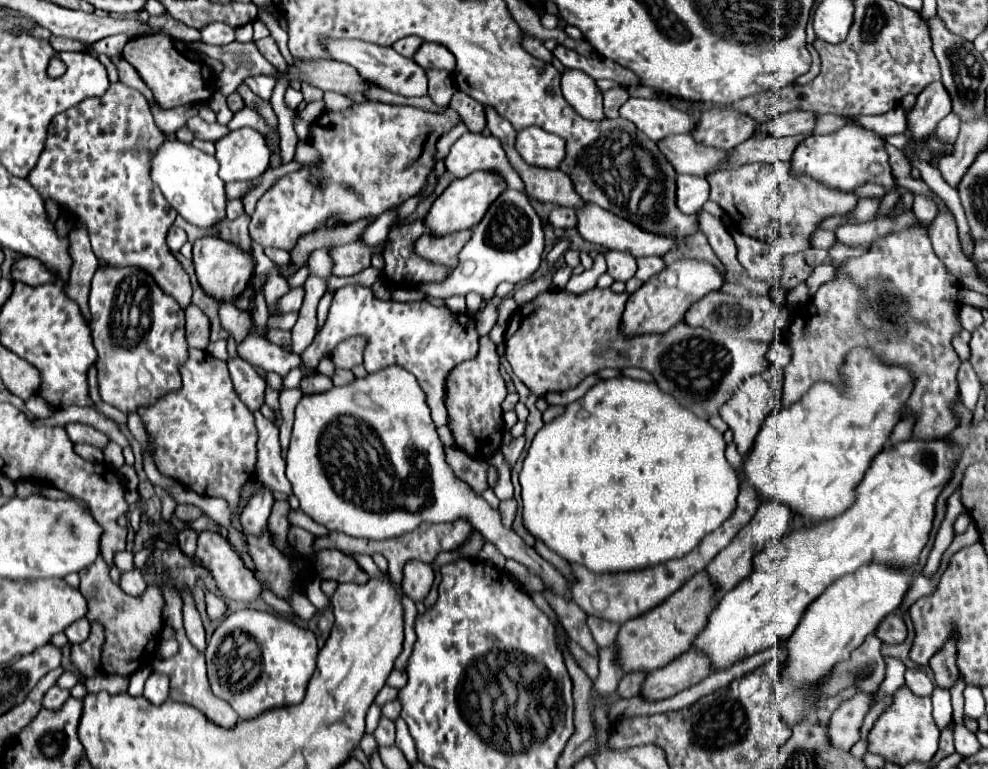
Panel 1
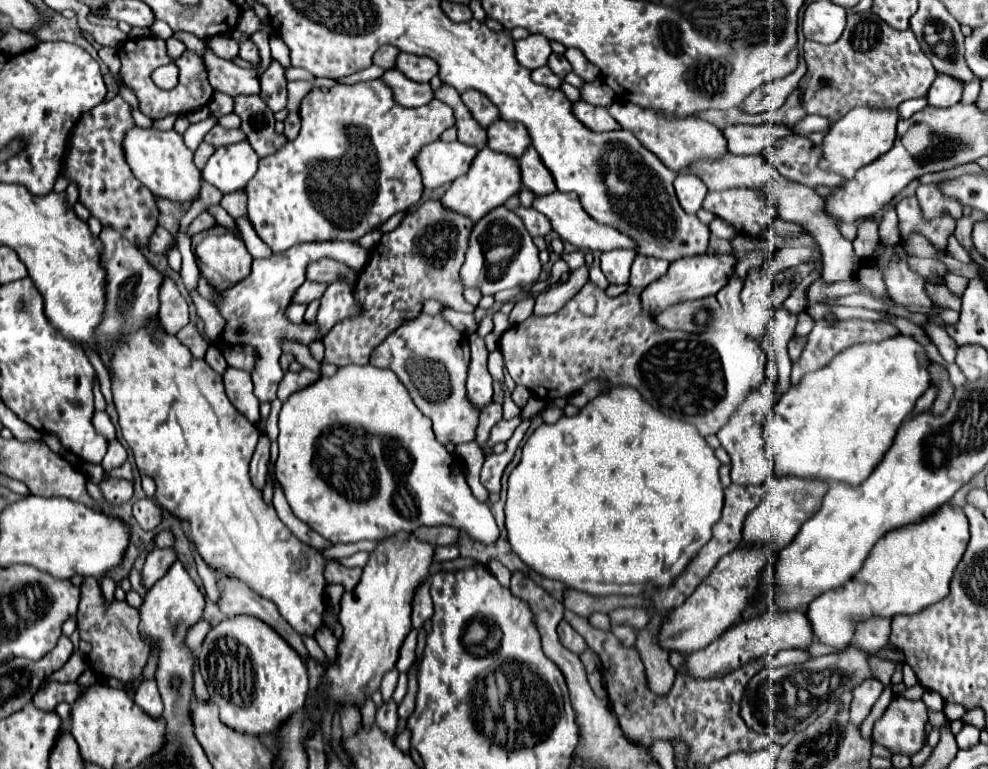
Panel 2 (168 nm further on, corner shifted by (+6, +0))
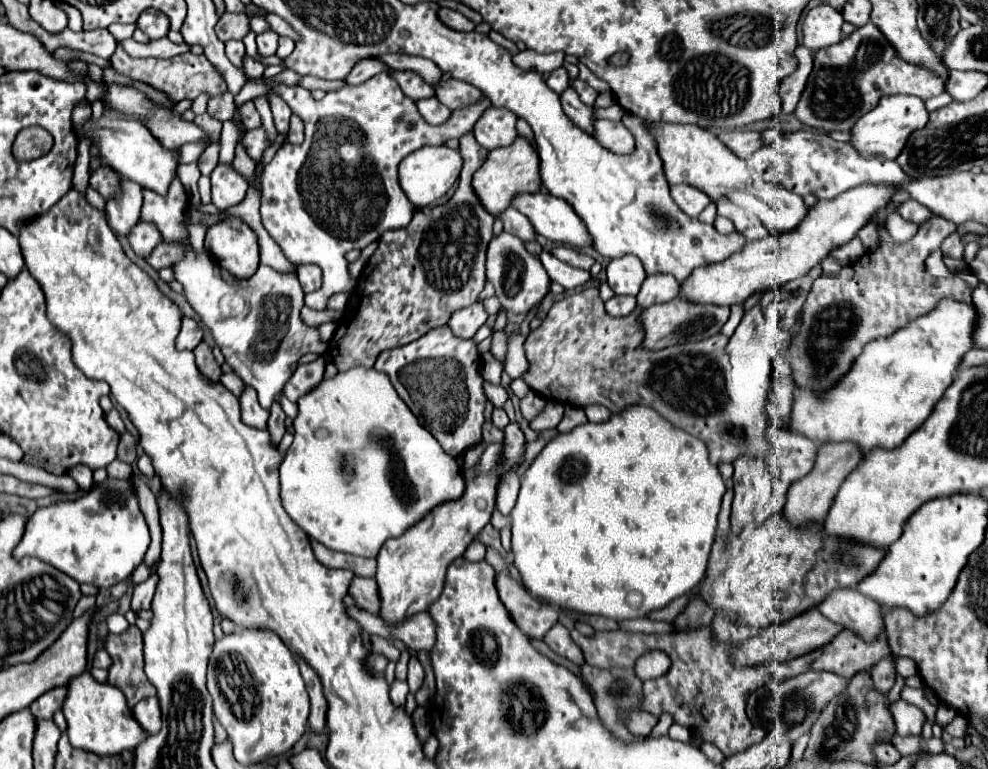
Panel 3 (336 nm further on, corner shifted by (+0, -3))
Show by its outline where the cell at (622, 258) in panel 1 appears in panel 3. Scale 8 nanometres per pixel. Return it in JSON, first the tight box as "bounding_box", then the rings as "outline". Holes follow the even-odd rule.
{"bounding_box":[607,255,647,295],"outline":[[[625,255],[607,265],[607,283],[615,295],[637,295],[647,273],[637,257]]]}

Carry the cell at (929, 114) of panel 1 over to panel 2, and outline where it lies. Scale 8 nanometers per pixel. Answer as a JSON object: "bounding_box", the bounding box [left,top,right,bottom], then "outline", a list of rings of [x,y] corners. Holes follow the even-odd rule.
{"bounding_box":[927,74,963,108],"outline":[[[937,74],[935,82],[931,84],[931,88],[927,92],[927,102],[929,102],[929,106],[935,106],[935,108],[953,106],[959,102],[961,90],[963,90],[963,84],[959,80],[945,76],[945,74]]]}

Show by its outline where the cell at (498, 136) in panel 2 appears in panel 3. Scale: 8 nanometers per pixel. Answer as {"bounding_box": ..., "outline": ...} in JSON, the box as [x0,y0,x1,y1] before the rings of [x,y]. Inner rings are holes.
{"bounding_box":[473,107,517,151],"outline":[[[489,107],[483,111],[479,121],[473,127],[473,135],[481,147],[487,151],[497,147],[507,147],[515,141],[517,129],[515,129],[517,115],[507,109],[495,109]]]}

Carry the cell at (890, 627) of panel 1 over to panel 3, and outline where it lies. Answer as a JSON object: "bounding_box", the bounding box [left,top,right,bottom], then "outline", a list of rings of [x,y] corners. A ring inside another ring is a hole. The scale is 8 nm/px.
{"bounding_box":[817,587,883,641],"outline":[[[839,587],[837,591],[827,593],[817,609],[827,619],[841,623],[845,629],[857,631],[857,635],[861,635],[865,641],[873,641],[883,629],[879,603],[849,587]]]}

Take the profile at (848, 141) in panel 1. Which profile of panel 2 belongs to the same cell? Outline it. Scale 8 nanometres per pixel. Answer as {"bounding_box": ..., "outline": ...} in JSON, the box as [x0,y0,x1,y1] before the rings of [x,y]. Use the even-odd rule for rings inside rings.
{"bounding_box":[819,108,897,180],"outline":[[[853,108],[847,112],[841,120],[837,120],[831,130],[825,134],[821,142],[821,160],[819,166],[837,172],[845,180],[851,180],[855,172],[873,160],[877,160],[881,154],[889,152],[895,140],[895,124],[897,124],[897,110],[871,110],[871,108]]]}

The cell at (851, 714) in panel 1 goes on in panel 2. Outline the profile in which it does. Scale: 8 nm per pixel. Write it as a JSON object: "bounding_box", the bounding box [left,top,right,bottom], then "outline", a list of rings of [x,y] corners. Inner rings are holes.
{"bounding_box":[849,680,883,728],"outline":[[[865,680],[865,684],[857,686],[853,690],[853,700],[849,706],[849,722],[857,724],[857,728],[859,728],[861,722],[869,716],[873,704],[881,696],[881,692],[883,692],[883,684],[879,680]]]}

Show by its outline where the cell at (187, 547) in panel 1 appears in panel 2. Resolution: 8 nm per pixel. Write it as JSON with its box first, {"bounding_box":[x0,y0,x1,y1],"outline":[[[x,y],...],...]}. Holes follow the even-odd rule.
{"bounding_box":[143,548,177,588],"outline":[[[153,548],[149,554],[147,554],[147,562],[143,566],[143,584],[147,588],[151,588],[161,576],[165,576],[165,572],[173,566],[173,562],[177,560],[177,552],[175,548]]]}

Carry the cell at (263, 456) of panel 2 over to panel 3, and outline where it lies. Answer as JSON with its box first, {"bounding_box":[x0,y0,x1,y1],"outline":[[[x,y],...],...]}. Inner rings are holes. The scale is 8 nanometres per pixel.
{"bounding_box":[267,399,285,443],"outline":[[[275,399],[275,403],[271,405],[271,417],[269,417],[267,431],[271,433],[273,443],[279,443],[283,433],[285,433],[285,413],[283,413],[283,409],[279,405],[279,399]]]}

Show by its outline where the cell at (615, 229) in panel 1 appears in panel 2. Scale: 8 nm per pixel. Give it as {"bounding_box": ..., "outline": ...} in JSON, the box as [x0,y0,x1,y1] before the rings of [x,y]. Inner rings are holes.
{"bounding_box":[533,192,637,250],"outline":[[[553,192],[549,196],[539,196],[533,202],[533,208],[541,214],[545,214],[551,220],[553,230],[561,236],[563,242],[569,242],[573,246],[577,246],[579,250],[615,250],[615,248],[629,248],[635,250],[637,244],[633,244],[633,240],[629,240],[629,236],[625,236],[623,232],[617,232],[615,228],[609,228],[607,224],[597,224],[597,220],[593,220],[583,208],[581,202],[577,200],[577,196],[573,194],[563,194],[563,192]]]}

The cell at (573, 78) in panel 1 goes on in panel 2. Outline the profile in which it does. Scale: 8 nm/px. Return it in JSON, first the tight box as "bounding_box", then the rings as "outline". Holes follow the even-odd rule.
{"bounding_box":[573,100,619,132],"outline":[[[585,100],[573,102],[573,114],[577,116],[579,122],[583,122],[587,128],[595,132],[607,132],[607,130],[617,130],[619,124],[609,116],[607,108],[597,108],[591,104],[585,104]]]}

